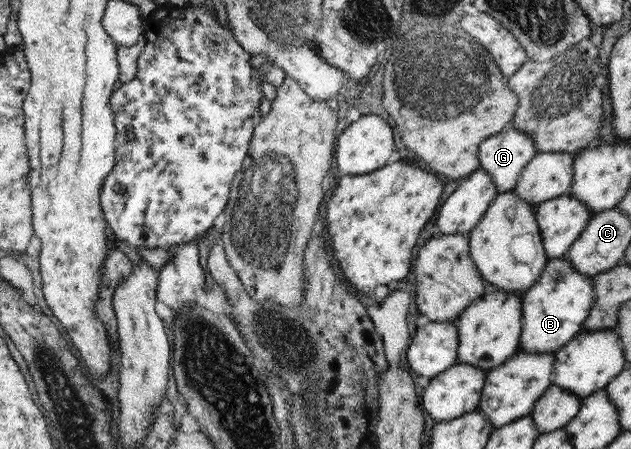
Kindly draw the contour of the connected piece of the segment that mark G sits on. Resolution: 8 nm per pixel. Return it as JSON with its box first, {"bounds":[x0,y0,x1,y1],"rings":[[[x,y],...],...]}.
{"bounds":[479,126,536,193],"rings":[[[510,126],[479,144],[479,165],[492,179],[496,193],[511,191],[521,170],[536,154],[533,138]]]}

